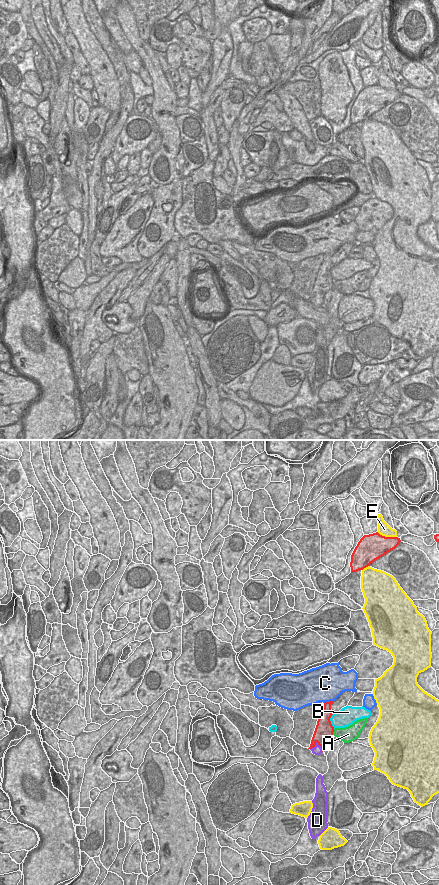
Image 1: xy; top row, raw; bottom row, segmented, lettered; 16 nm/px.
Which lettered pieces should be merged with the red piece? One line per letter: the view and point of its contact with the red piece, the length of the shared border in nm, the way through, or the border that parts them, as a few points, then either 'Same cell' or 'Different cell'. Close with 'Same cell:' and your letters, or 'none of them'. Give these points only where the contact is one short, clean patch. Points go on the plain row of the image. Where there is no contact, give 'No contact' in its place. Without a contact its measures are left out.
A: Touches red at xy (333, 283). Shared border 120 nm. Boundary: xy (334, 281), (332, 287). Different cell
B: Touches red at xy (330, 273). Shared border 240 nm. Different cell
C: Touches red at xy (328, 254). Shared border 170 nm. Different cell
D: Touches red at xy (318, 296). Shared border 220 nm. Path across: xy (324, 282), (318, 291), (318, 296), (317, 302). Same cell
E: Touches red at xy (387, 89). Shared border 340 nm. Different cell
Same cell: D.

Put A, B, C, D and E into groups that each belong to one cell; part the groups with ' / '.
A / B / C / D / E

